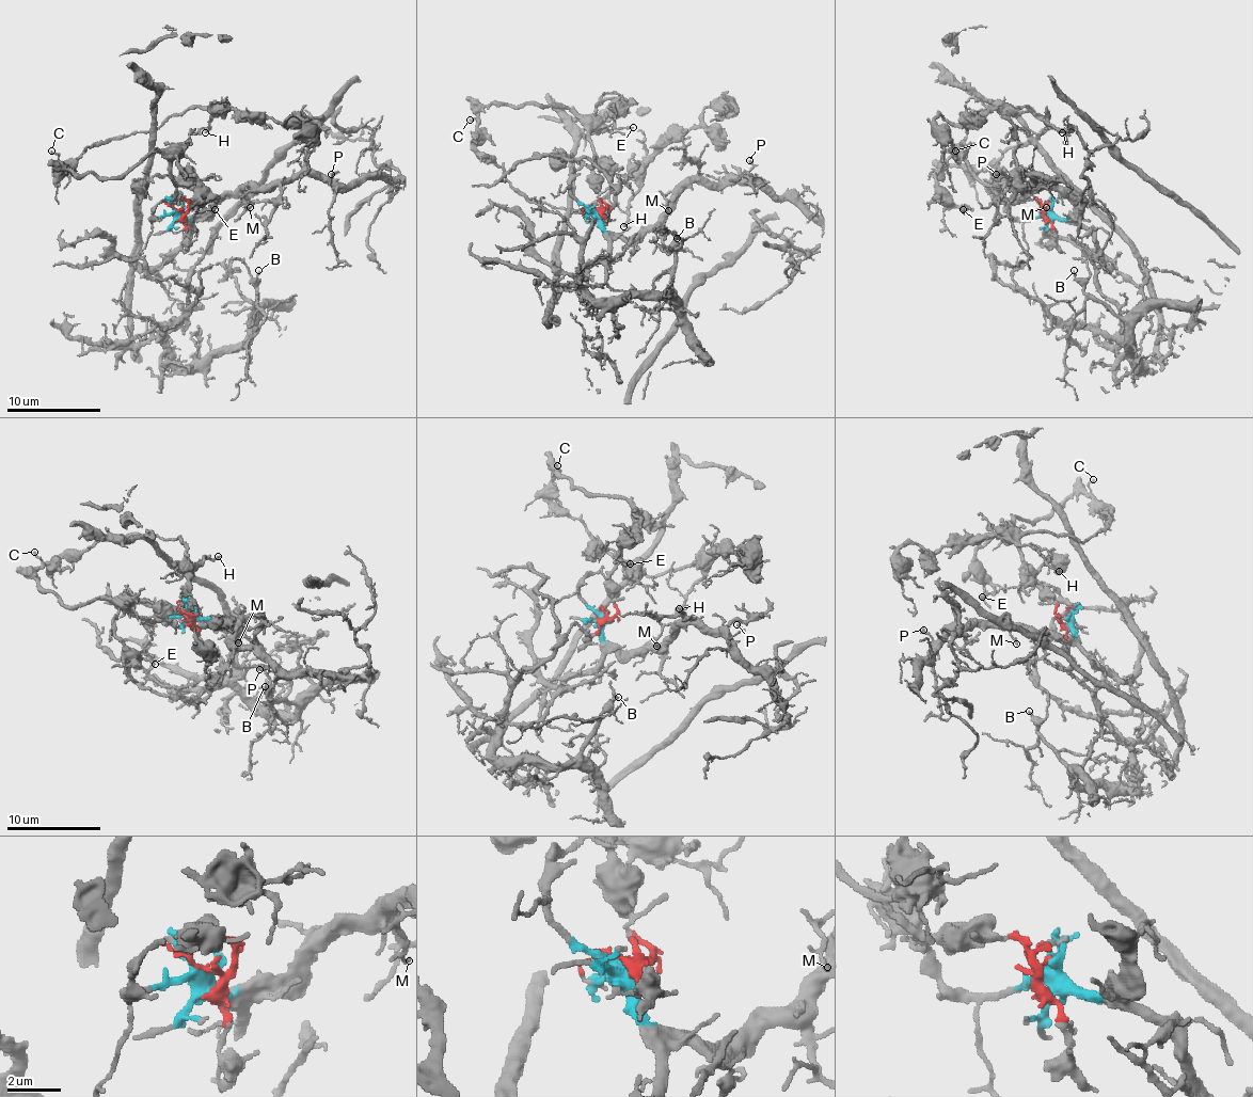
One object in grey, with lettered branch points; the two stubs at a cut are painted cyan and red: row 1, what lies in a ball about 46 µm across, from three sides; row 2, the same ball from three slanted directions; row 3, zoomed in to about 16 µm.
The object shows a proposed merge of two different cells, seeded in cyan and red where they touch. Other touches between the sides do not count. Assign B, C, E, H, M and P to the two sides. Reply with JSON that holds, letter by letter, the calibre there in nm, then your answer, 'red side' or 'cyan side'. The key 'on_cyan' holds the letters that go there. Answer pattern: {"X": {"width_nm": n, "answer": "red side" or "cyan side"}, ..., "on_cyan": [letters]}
{"B": {"width_nm": 150, "answer": "cyan side"}, "C": {"width_nm": 140, "answer": "red side"}, "E": {"width_nm": 180, "answer": "red side"}, "H": {"width_nm": 160, "answer": "red side"}, "M": {"width_nm": 140, "answer": "cyan side"}, "P": {"width_nm": 190, "answer": "cyan side"}, "on_cyan": ["B", "M", "P"]}

